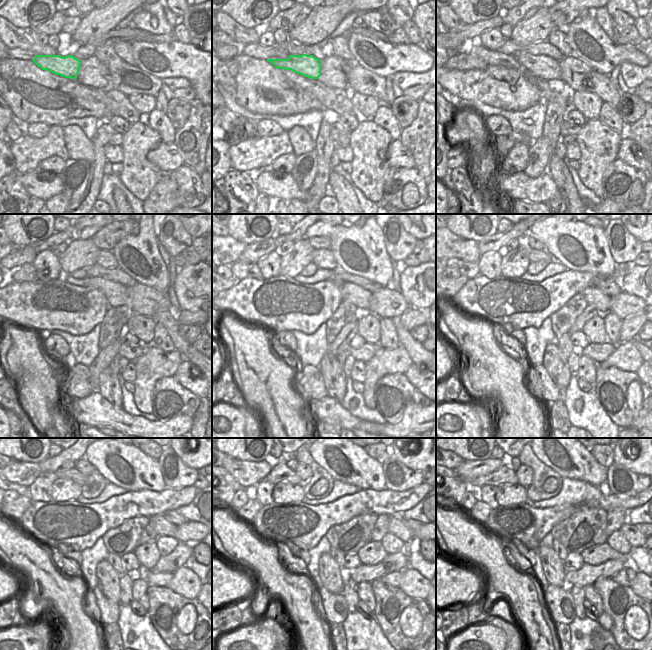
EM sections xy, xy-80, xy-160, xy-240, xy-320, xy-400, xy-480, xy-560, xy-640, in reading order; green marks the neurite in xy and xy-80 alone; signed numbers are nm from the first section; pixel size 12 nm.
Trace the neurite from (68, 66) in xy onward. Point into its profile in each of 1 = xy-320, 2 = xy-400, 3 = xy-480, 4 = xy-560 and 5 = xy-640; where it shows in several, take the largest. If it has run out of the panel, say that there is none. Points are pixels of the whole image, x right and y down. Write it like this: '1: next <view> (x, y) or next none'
1: next xy-320 (360, 297)
2: next xy-400 (596, 298)
3: next xy-480 (161, 525)
4: next xy-560 (396, 527)
5: next xy-640 (636, 539)

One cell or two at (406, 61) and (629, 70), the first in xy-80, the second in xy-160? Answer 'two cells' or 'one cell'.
two cells

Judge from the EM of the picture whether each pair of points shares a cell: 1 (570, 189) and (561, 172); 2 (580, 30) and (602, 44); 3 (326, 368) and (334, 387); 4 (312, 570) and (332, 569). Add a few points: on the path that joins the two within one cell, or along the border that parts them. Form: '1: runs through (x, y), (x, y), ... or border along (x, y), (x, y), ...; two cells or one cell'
1: runs through (566, 185), (561, 176); one cell
2: runs through (585, 35), (594, 44), (597, 44); one cell
3: runs through (331, 373), (332, 382); one cell
4: border along (328, 552), (319, 559), (323, 585); two cells

